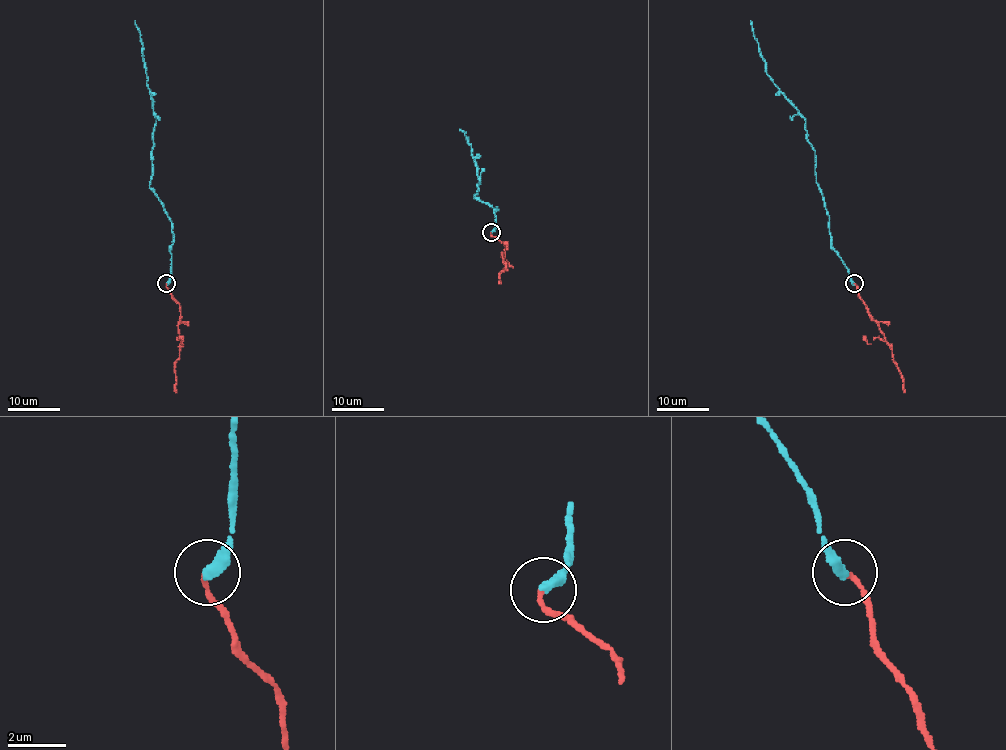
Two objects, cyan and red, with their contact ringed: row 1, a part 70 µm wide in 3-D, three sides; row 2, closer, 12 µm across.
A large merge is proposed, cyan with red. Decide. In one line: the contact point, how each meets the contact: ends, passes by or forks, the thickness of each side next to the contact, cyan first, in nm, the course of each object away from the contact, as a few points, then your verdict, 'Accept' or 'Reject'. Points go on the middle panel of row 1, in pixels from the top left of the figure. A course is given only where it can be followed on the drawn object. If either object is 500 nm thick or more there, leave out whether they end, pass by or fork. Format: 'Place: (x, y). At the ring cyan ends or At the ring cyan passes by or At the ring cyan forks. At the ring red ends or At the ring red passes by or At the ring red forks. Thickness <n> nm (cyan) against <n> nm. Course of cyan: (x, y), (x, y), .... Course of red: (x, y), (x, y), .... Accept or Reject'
Place: (491, 232). At the ring cyan ends. At the ring red ends. Thickness 400 nm (cyan) against 160 nm. Course of cyan: (491, 232), (496, 227), (497, 209), (474, 197), (480, 184), (476, 162), (464, 132), (459, 129). Course of red: (491, 232), (505, 245), (502, 256), (505, 268), (498, 276), (501, 283). Accept

